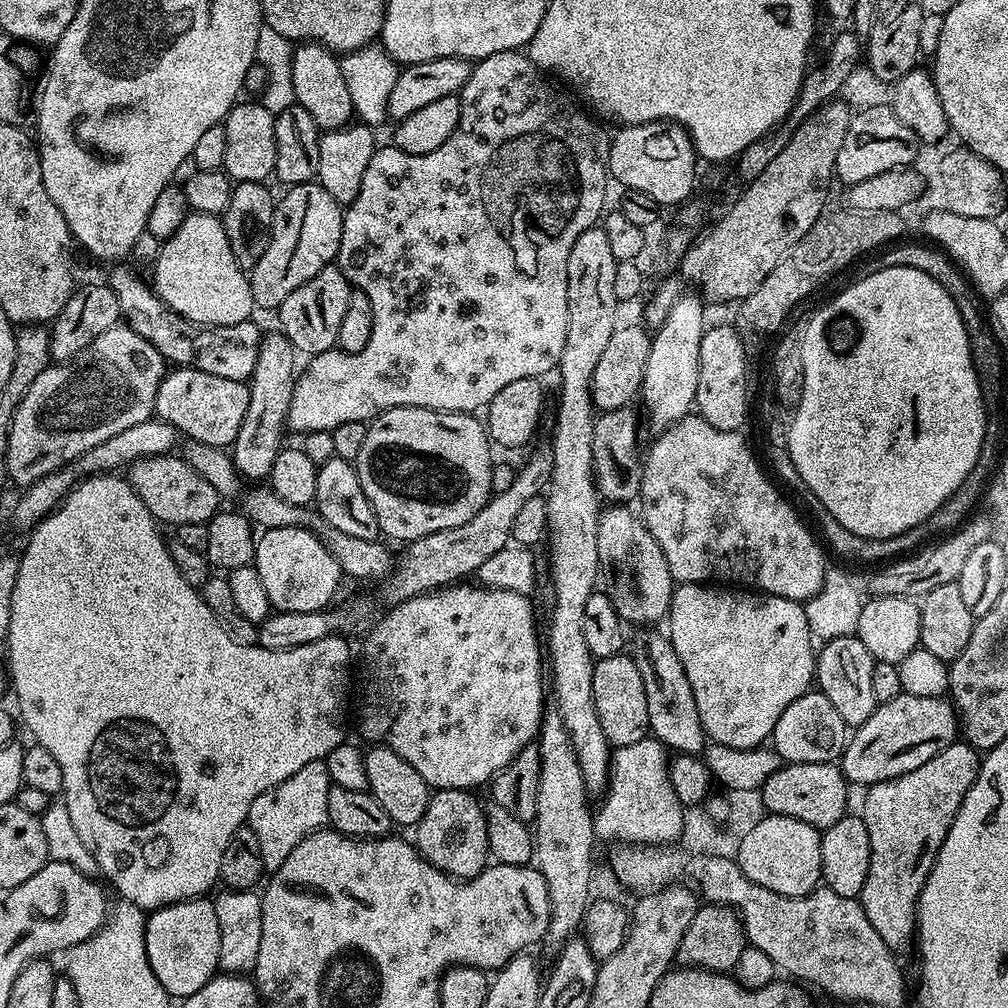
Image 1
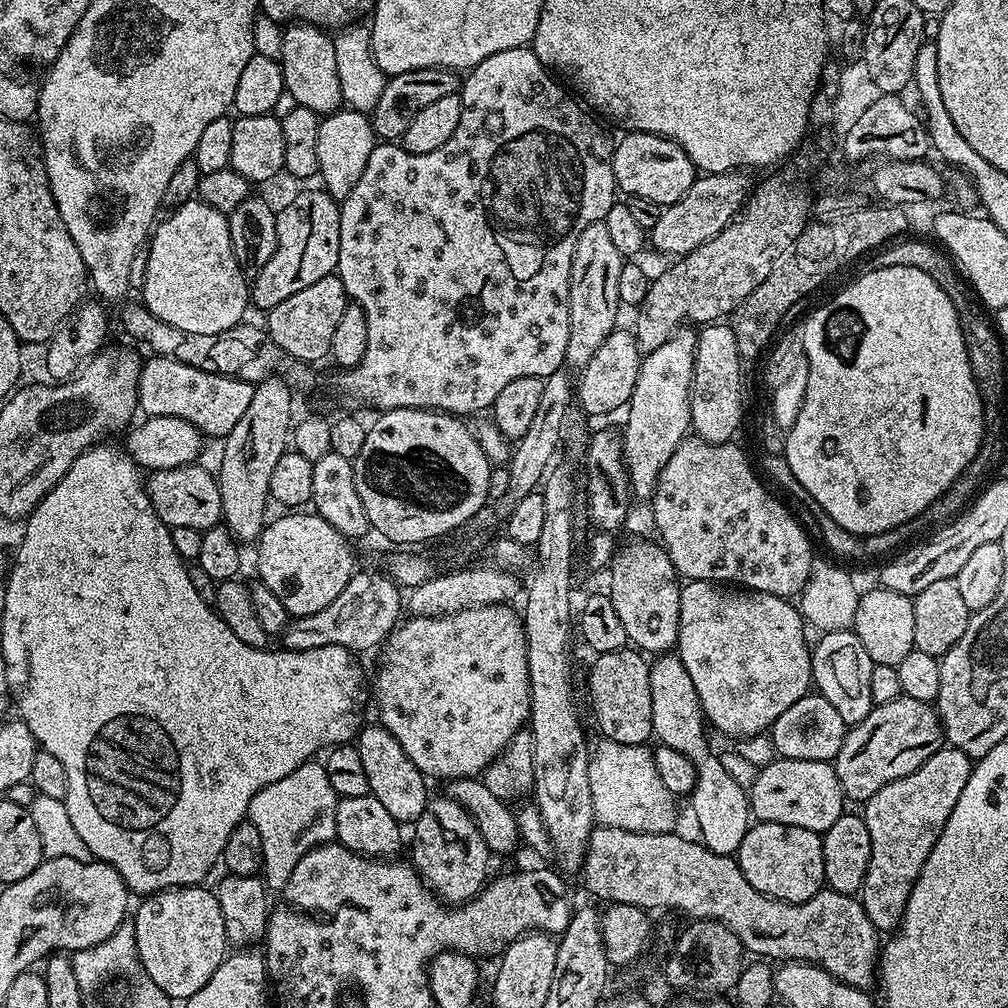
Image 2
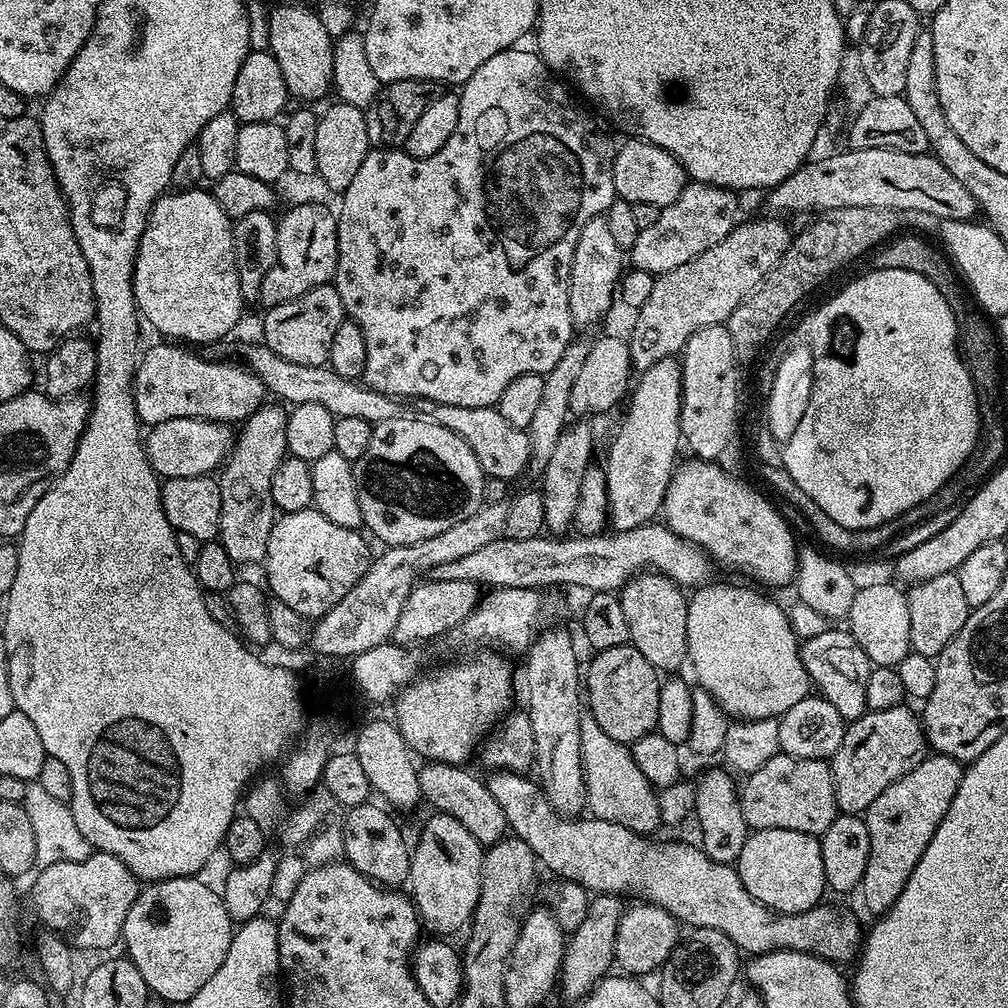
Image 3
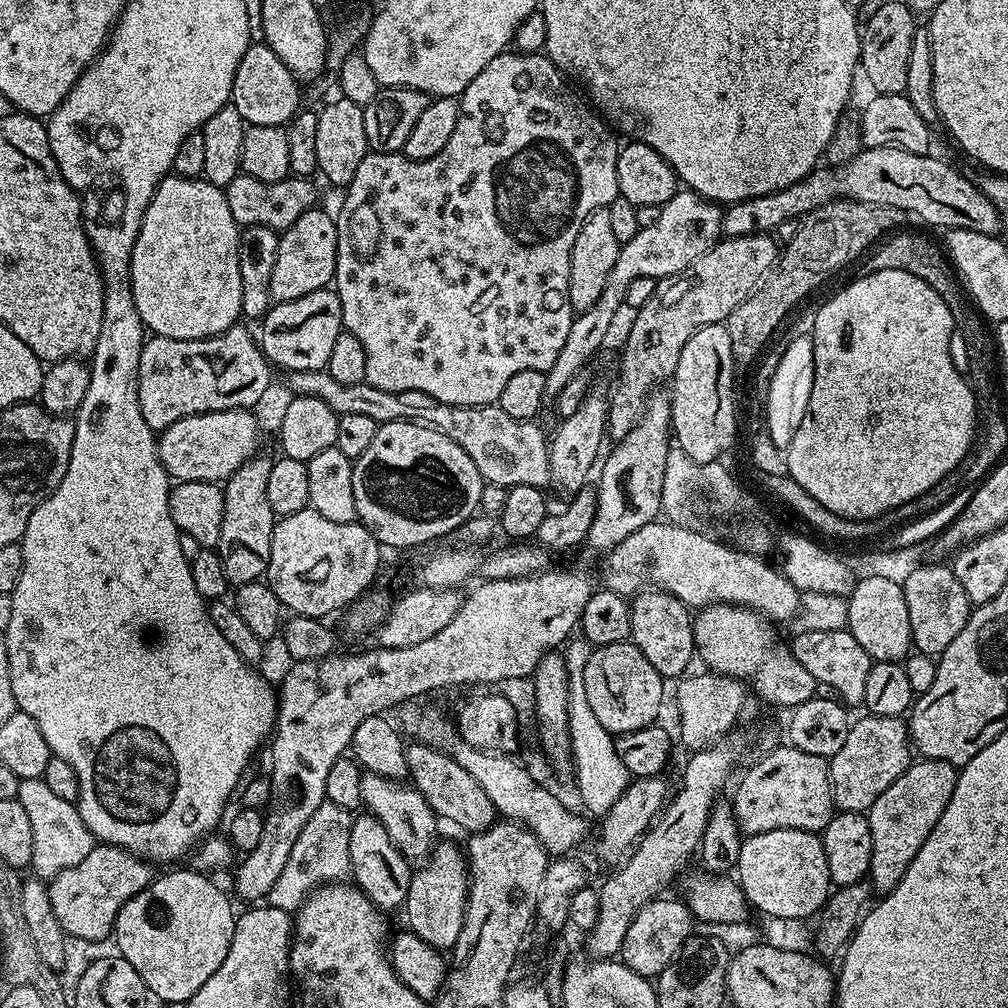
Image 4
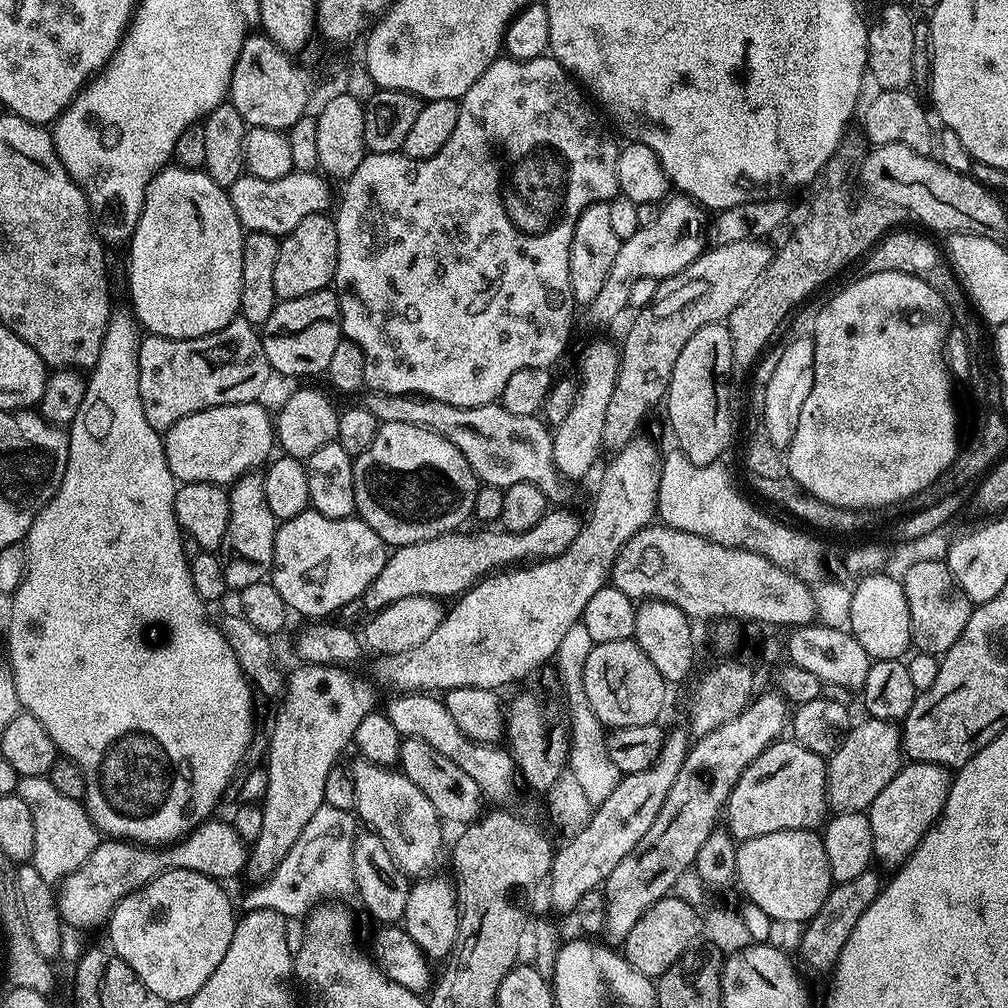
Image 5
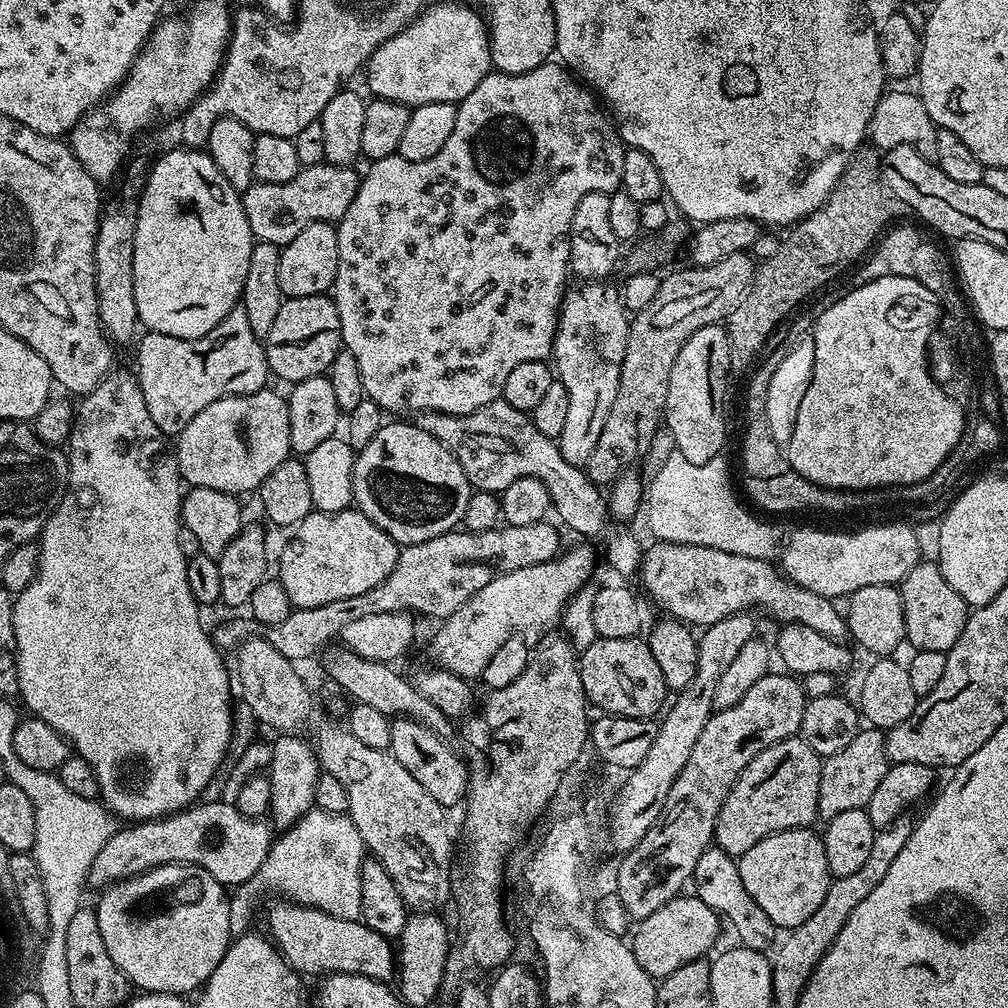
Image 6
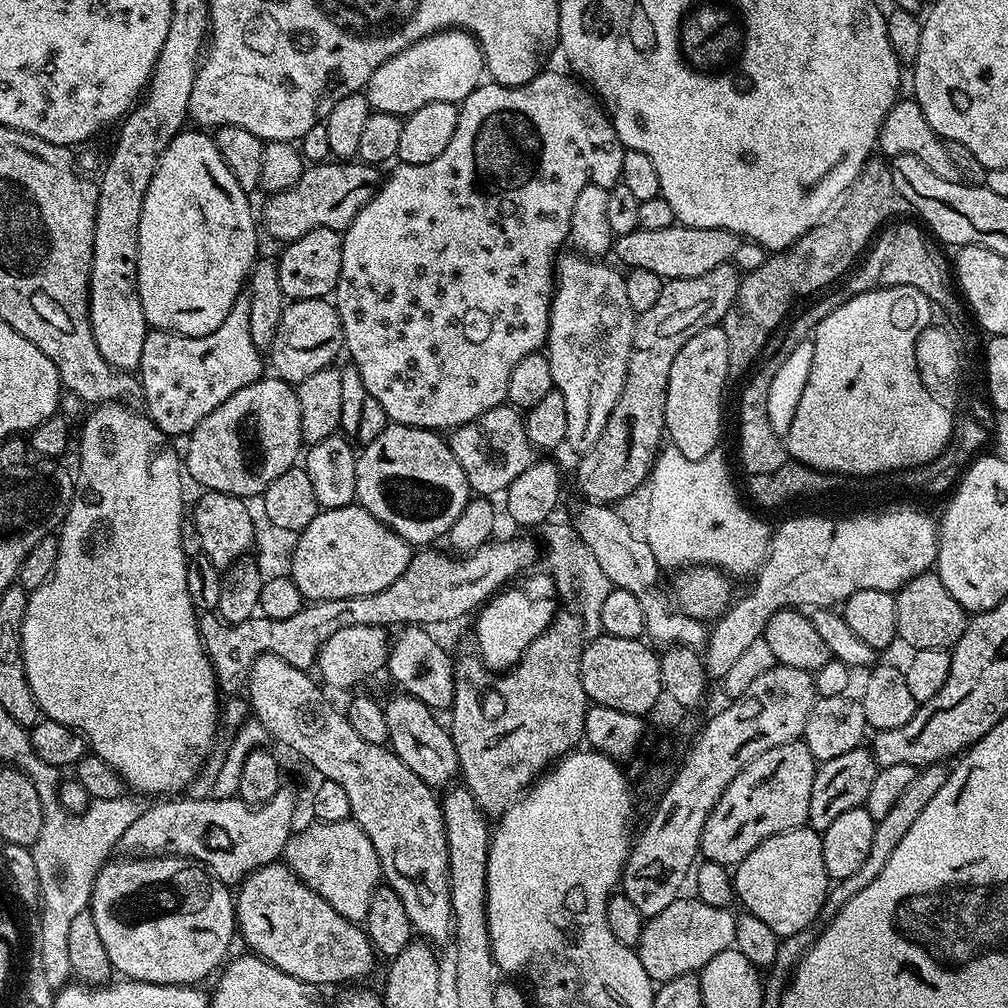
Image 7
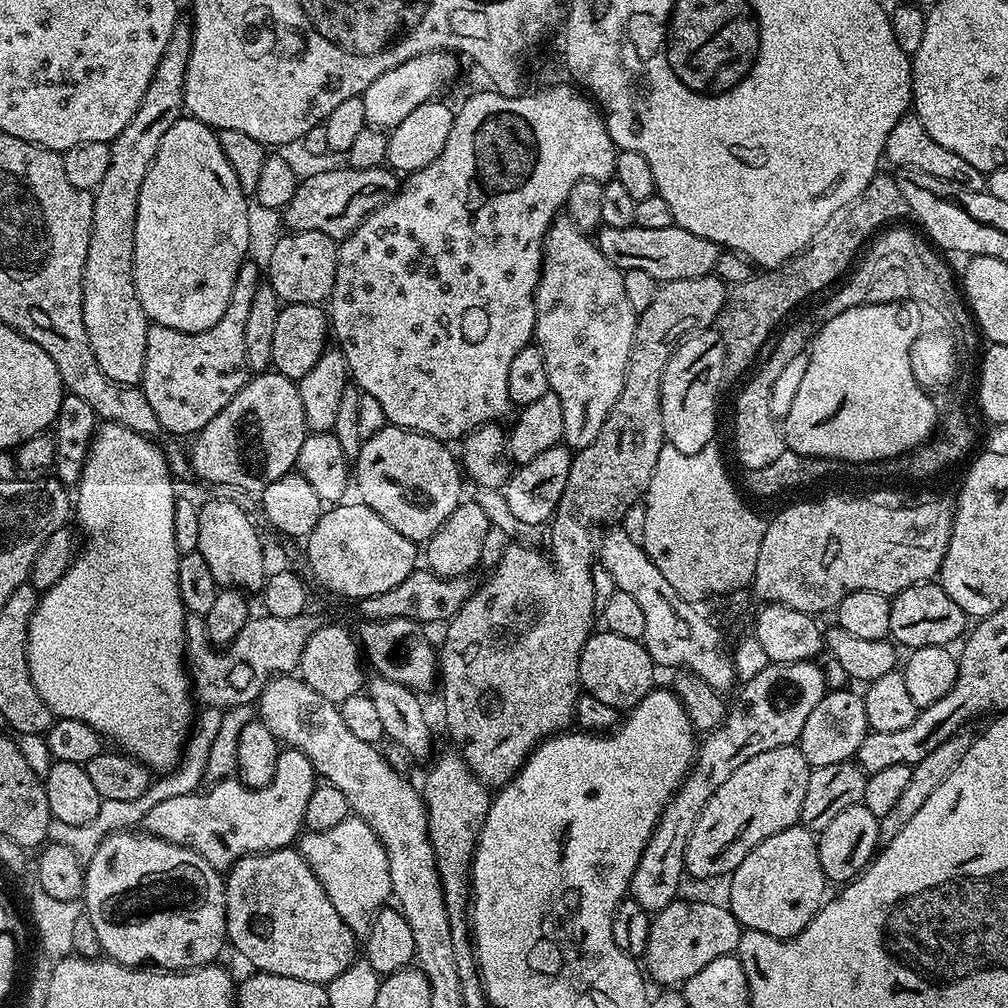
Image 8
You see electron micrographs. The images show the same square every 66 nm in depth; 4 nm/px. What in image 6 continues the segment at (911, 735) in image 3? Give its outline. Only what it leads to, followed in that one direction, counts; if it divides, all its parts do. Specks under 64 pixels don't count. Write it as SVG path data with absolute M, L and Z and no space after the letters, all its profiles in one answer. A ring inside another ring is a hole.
M861 727L849 744L842 746L842 750L838 750L821 763L816 807L817 817L821 821L838 818L838 814L843 814L846 810L867 809L874 790L878 790L878 782L882 782L890 767L884 738L885 733L881 729Z

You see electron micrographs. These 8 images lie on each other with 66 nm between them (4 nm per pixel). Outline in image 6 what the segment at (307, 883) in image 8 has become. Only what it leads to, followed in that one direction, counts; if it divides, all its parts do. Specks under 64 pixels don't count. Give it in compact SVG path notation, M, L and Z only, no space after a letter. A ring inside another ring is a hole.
M283 898L268 908L268 929L277 950L284 955L288 967L301 974L309 972L317 978L334 972L358 974L371 980L391 981L398 972L398 956L387 936L370 930L360 920L343 920L317 908L305 908Z

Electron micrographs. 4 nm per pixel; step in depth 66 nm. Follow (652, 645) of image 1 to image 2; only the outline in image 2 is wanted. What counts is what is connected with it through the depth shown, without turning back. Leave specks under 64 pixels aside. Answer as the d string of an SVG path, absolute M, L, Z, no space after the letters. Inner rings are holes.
M657 655L648 669L653 737L658 738L660 744L686 754L686 758L696 763L696 785L690 797L690 807L698 816L698 825L701 826L699 839L707 848L714 850L714 854L736 856L742 846L742 838L746 838L750 827L748 792L734 782L732 775L722 766L720 756L712 753L704 734L706 721L698 690L694 690L694 681L690 674L686 674L686 666L682 666L679 655Z

